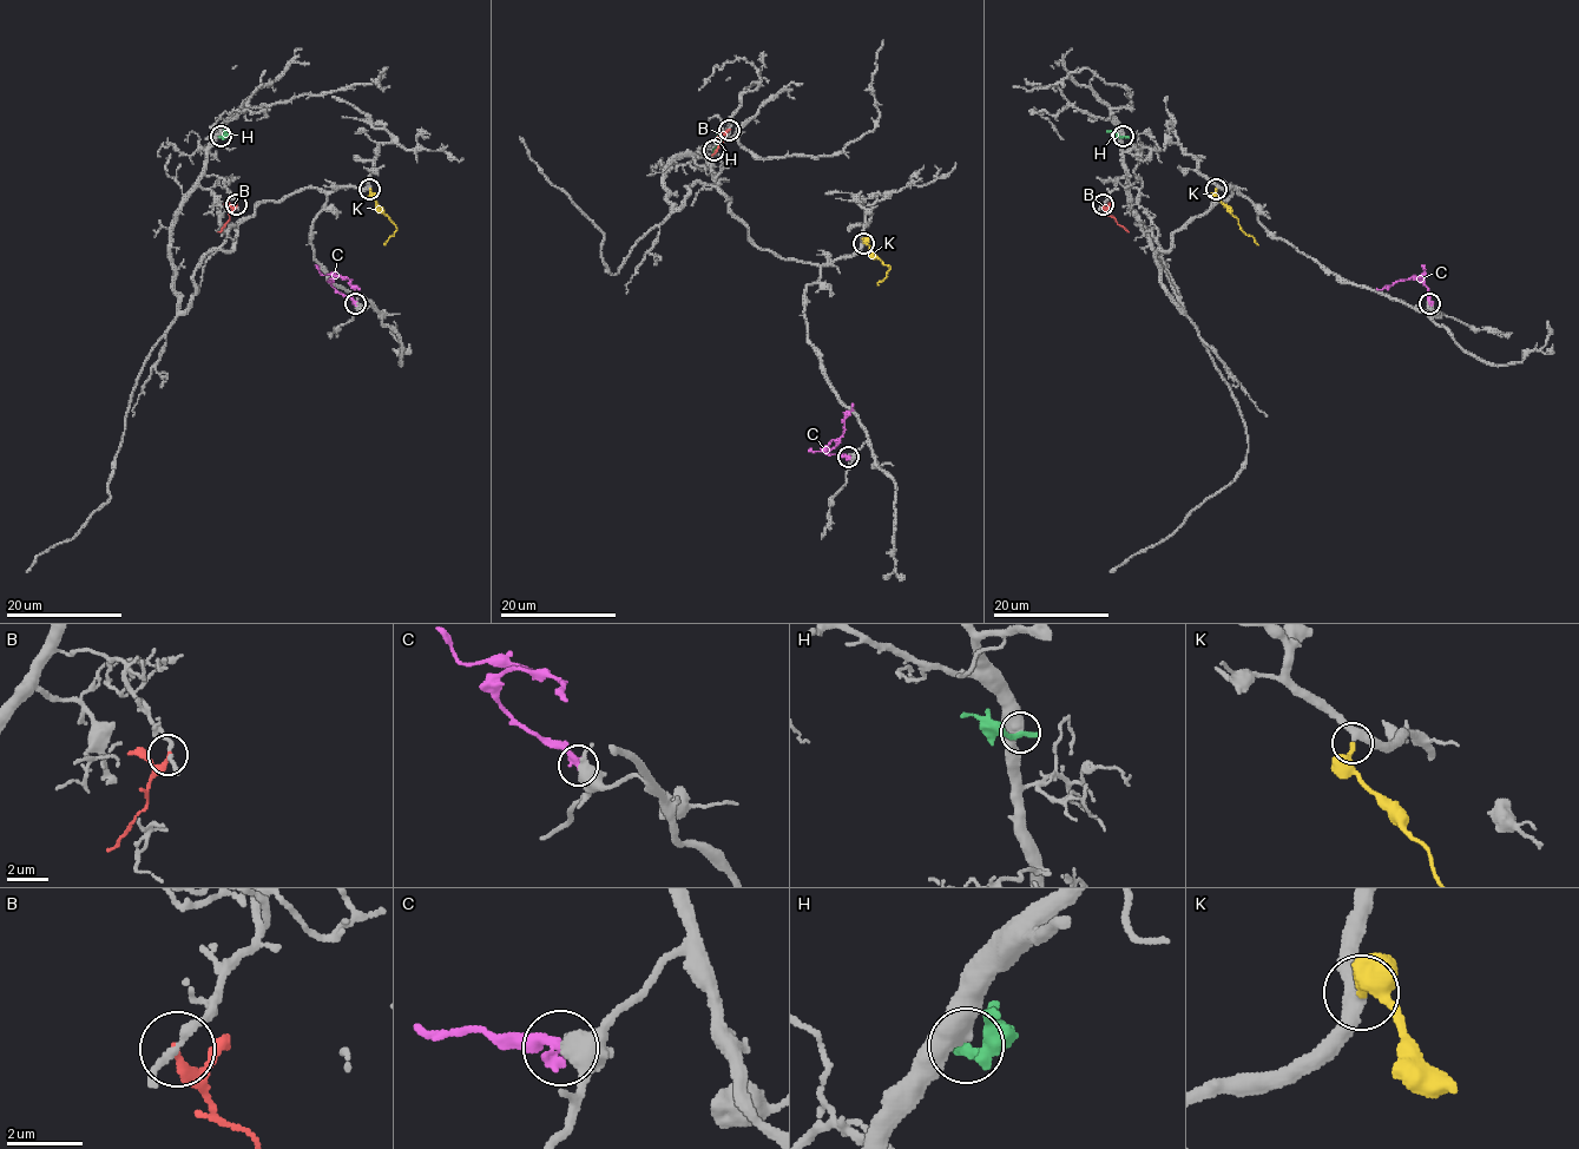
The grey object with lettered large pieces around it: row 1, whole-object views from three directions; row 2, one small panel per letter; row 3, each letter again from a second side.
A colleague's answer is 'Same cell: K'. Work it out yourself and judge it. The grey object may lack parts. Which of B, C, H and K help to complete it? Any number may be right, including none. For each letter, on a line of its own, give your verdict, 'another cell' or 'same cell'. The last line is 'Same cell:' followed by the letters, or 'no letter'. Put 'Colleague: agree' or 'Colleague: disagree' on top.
Colleague: agree
B: another cell
C: another cell
H: another cell
K: same cell
Same cell: K

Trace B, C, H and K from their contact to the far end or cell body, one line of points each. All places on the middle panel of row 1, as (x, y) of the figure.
B: (729, 129), (711, 155)
C: (848, 457), (828, 454), (826, 448), (841, 435), (853, 404)
H: (715, 149), (718, 133)
K: (863, 243), (890, 268), (879, 284)

